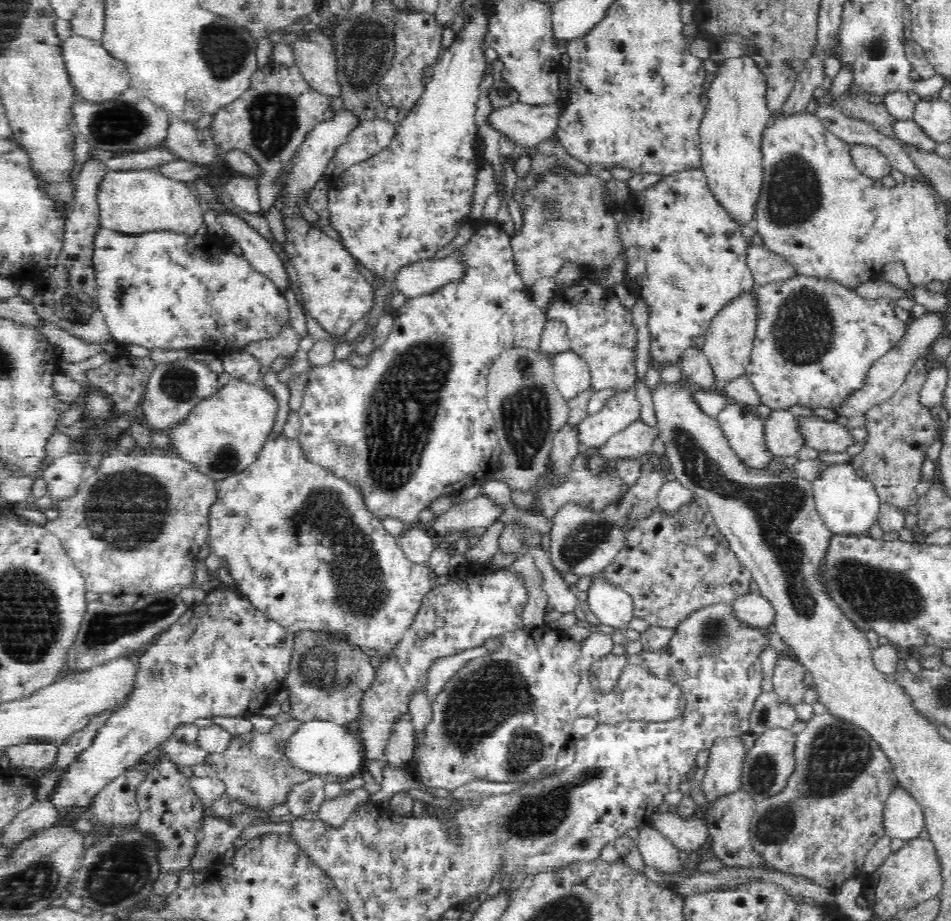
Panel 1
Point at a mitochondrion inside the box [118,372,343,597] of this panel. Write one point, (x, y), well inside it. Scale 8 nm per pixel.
(226, 459)

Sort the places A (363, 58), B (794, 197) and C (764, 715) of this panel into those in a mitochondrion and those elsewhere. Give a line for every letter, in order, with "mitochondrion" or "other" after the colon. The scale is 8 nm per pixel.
A: mitochondrion
B: mitochondrion
C: mitochondrion

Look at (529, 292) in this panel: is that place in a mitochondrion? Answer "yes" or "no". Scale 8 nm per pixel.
no

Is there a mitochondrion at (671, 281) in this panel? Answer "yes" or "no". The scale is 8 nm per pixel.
yes

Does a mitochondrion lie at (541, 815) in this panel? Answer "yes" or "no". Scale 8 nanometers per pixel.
yes

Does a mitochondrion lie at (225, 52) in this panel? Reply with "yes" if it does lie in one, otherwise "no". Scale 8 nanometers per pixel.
yes

